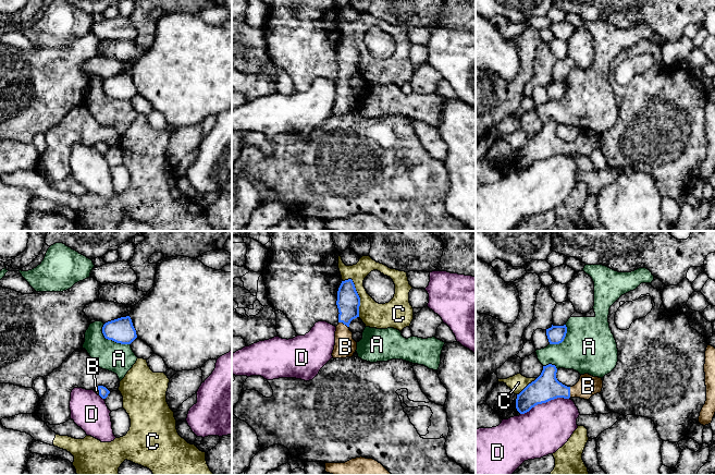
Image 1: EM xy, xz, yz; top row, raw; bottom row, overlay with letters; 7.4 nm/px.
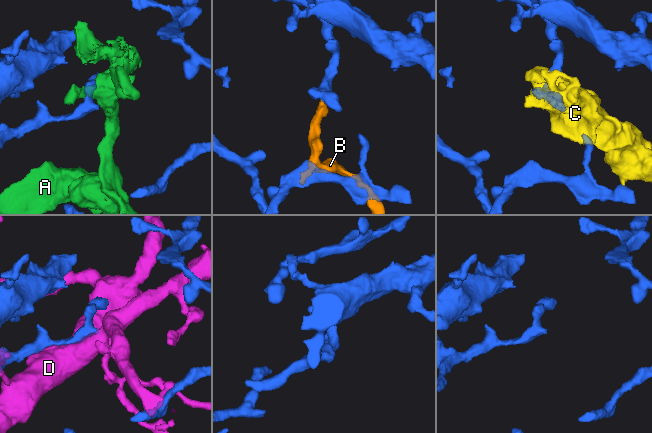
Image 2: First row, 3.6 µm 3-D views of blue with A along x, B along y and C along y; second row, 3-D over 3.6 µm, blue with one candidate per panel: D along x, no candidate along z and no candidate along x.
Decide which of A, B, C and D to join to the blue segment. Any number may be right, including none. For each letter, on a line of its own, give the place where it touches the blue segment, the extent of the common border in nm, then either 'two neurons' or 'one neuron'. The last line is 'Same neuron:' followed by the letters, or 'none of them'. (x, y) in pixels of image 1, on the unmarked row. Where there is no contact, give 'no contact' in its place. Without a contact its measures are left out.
A: xy (111, 95) | 260 nm | two neurons
B: yz (569, 148) | 80 nm | one neuron
C: xz (358, 52) | 300 nm | two neurons
D: yz (544, 158) | 380 nm | two neurons
Same neuron: B

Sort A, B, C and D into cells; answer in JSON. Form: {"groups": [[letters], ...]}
{"groups": [["A"], ["B"], ["C"], ["D"]]}

